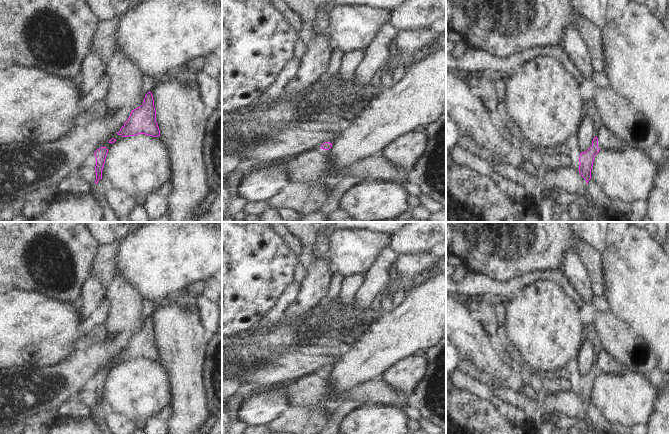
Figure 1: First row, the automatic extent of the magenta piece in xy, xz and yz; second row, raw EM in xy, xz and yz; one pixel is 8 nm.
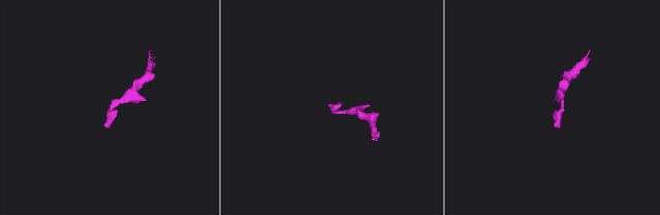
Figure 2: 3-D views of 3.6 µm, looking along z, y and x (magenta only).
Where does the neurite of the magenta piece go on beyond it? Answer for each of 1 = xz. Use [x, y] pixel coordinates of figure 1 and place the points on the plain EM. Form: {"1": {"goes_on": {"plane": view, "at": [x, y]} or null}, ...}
{"1": {"goes_on": null}}

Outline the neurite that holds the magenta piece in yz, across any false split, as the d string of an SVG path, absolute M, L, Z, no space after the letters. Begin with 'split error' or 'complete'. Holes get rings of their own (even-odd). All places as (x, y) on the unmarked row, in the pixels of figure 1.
complete; M594 361L592 365L592 370L586 375L581 376L579 381L579 396L581 397L582 401L586 404L587 408L588 405L591 403L591 393L593 390L593 385L595 379L599 376L598 372L598 362Z

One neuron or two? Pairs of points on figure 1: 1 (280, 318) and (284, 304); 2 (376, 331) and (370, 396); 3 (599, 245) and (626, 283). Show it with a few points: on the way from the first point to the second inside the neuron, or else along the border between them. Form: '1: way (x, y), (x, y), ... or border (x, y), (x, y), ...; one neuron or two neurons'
1: way (280, 315), (282, 307); one neuron
2: border (381, 377), (362, 382), (350, 389); two neurons
3: border (608, 232), (607, 250), (602, 255); two neurons

